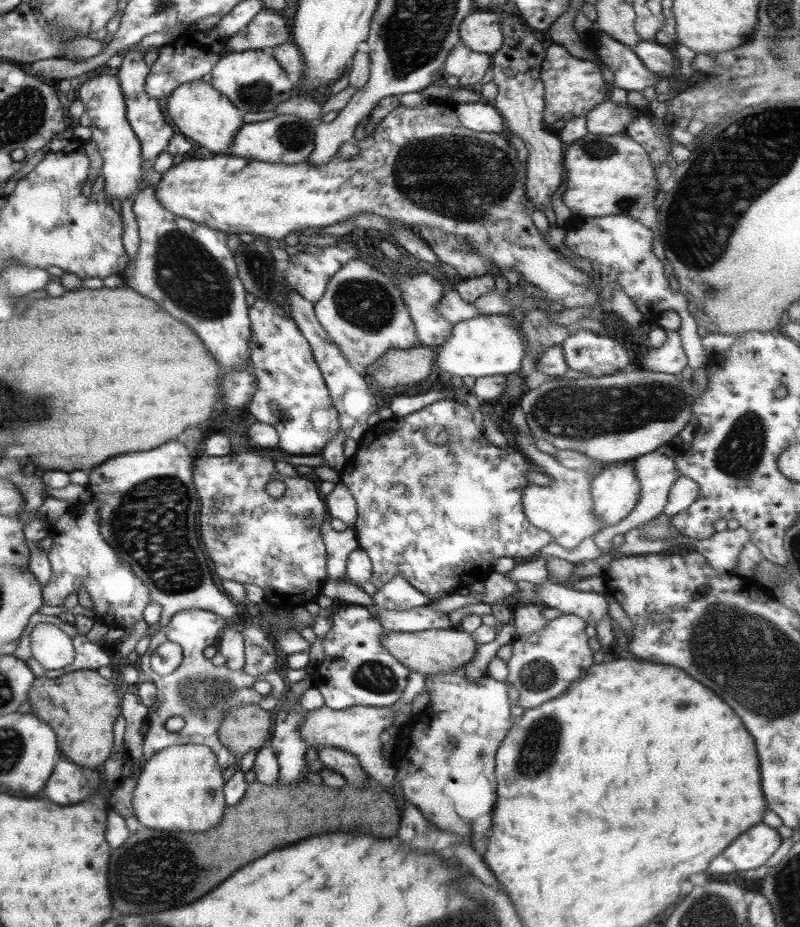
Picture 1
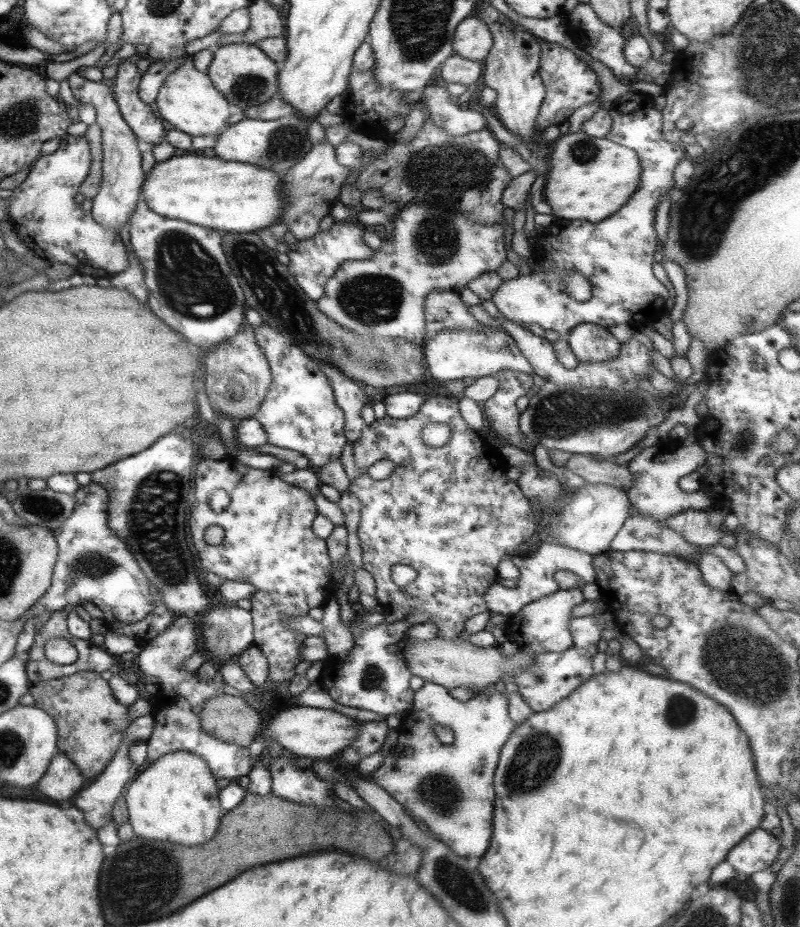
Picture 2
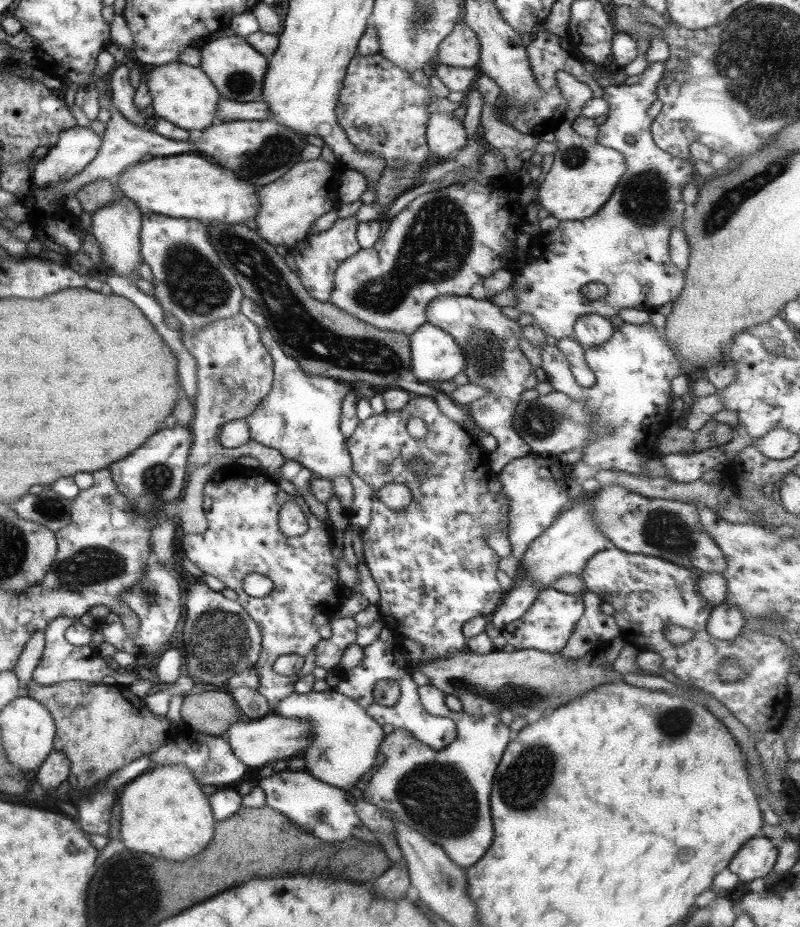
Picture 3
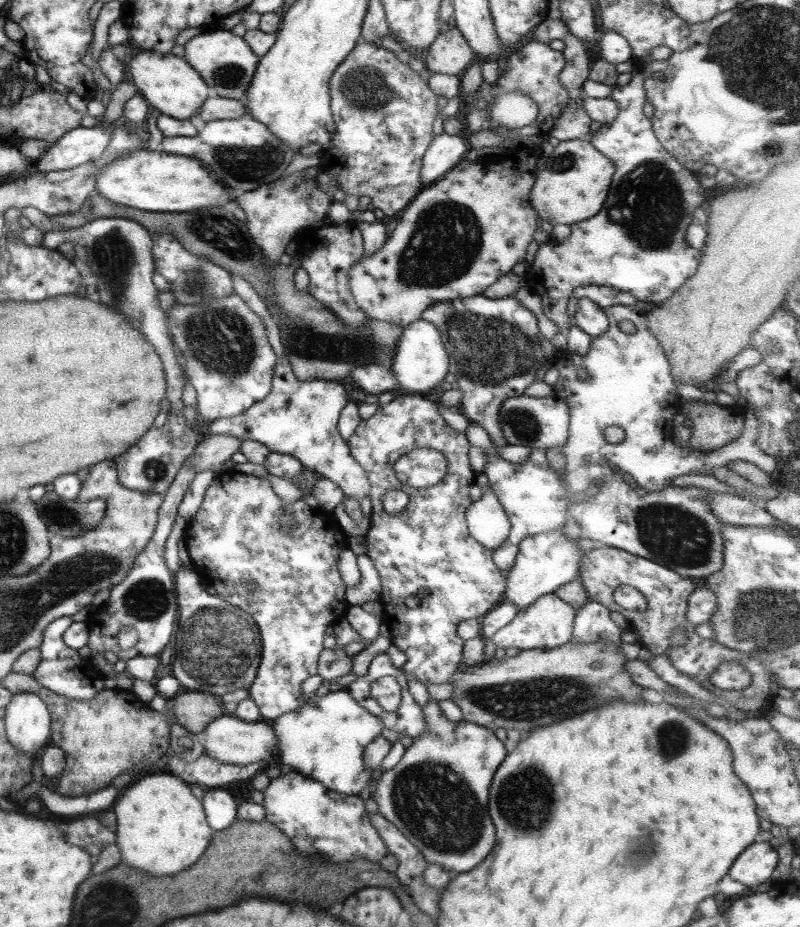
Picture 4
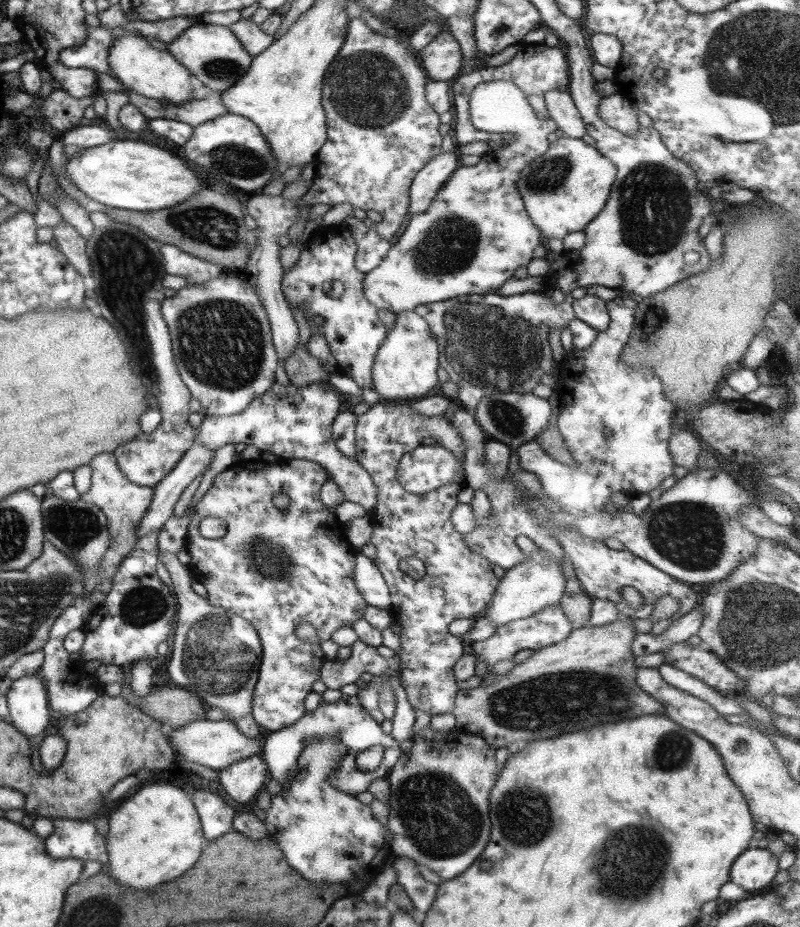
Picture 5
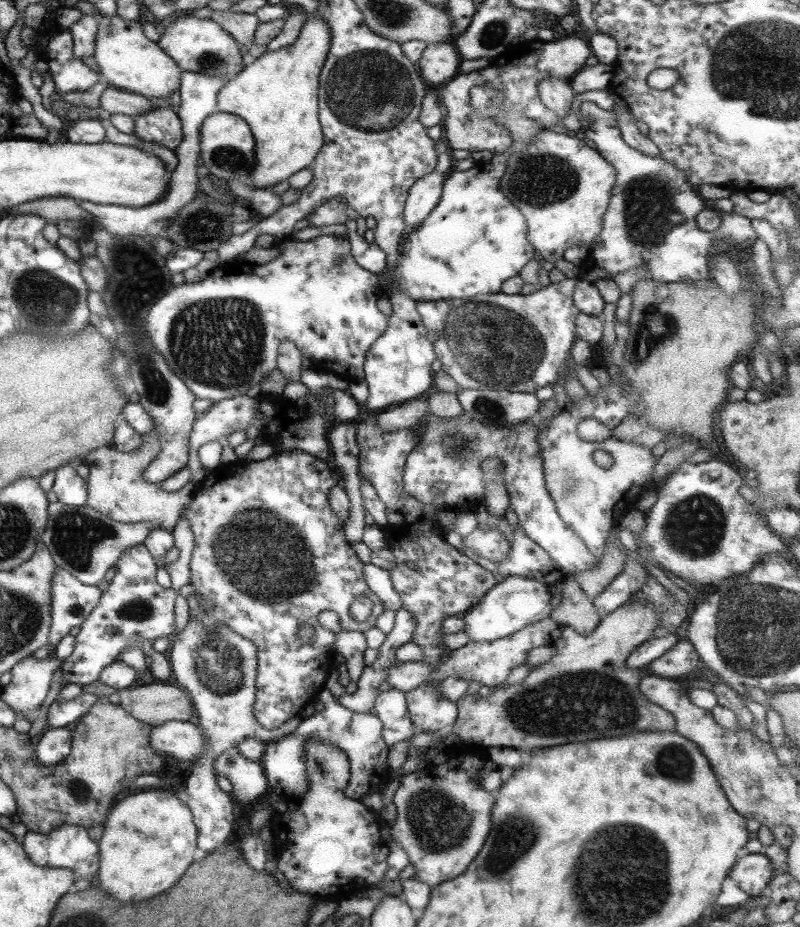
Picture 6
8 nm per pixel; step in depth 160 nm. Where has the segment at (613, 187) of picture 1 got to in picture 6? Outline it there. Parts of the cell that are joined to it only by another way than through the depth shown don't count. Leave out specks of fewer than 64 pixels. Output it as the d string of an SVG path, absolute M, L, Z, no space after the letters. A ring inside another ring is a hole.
M541 129L521 152L509 154L505 172L499 182L499 191L523 215L526 224L526 239L533 247L541 262L553 264L562 258L567 248L586 246L591 251L594 240L601 232L605 211L610 198L610 191L615 182L615 171L595 150L588 148L581 136L571 138L557 134L551 129Z

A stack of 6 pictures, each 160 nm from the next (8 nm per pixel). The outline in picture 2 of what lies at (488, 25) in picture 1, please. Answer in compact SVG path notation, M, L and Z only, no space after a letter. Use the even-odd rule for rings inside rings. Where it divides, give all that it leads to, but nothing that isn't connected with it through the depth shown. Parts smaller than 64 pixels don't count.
M473 14L455 27L452 51L455 55L481 63L492 45L489 29Z

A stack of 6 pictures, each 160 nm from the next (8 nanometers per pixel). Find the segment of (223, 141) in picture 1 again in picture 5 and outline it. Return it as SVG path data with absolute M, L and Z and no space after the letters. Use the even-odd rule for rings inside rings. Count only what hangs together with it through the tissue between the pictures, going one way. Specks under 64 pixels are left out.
M123 30L123 32L118 37L113 37L111 44L109 45L109 48L108 48L107 58L108 58L108 71L111 72L111 74L113 74L113 76L115 76L115 78L117 79L117 82L121 86L123 86L125 91L133 91L133 92L136 92L137 94L140 94L141 96L144 96L145 98L158 100L161 103L164 102L163 100L167 100L168 101L167 104L171 104L171 105L178 105L178 104L181 104L182 102L190 100L193 84L195 83L195 81L194 81L193 77L189 74L189 71L184 66L181 66L181 64L179 64L173 58L173 56L171 56L171 54L168 53L167 50L164 51L164 50L159 50L157 48L151 47L151 45L149 45L149 41L144 39L137 32Z

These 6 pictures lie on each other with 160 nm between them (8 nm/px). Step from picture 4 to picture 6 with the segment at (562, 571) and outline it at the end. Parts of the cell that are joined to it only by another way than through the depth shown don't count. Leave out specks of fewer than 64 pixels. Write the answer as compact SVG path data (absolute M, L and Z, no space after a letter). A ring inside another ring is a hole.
M507 576L499 584L495 583L481 600L460 617L463 620L463 633L470 642L487 643L511 637L523 627L540 622L549 617L551 596L546 589L547 583L537 582L520 576Z

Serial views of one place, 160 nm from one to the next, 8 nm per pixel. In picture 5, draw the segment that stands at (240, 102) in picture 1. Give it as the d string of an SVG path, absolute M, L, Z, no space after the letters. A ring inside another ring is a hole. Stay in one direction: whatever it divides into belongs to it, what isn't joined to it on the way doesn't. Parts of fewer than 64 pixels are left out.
M200 21L185 28L176 38L167 43L166 50L189 71L195 83L204 84L213 92L219 93L232 87L243 76L252 59L229 27Z

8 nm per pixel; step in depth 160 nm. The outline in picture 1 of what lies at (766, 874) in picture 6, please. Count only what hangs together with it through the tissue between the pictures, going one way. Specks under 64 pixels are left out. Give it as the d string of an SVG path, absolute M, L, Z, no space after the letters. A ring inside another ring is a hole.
M761 822L748 828L739 835L739 838L733 840L723 850L723 856L734 864L736 872L757 869L771 858L781 840L775 829Z

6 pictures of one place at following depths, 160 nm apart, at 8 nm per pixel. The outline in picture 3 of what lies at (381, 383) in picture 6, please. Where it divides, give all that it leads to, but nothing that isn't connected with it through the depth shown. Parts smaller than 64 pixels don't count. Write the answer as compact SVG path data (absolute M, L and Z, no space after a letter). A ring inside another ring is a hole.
M424 322L408 336L408 341L410 373L417 382L445 382L462 372L464 352L447 332Z

